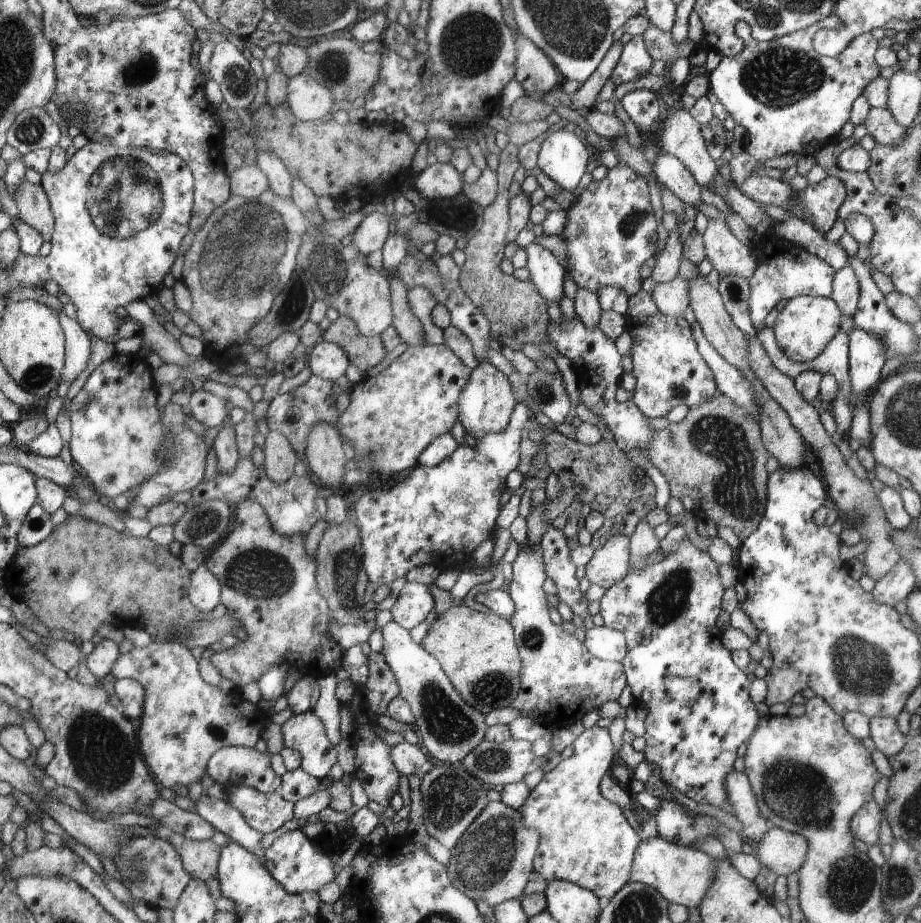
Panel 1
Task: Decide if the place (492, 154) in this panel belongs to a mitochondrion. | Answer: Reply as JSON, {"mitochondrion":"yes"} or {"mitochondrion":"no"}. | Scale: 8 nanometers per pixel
{"mitochondrion":"no"}

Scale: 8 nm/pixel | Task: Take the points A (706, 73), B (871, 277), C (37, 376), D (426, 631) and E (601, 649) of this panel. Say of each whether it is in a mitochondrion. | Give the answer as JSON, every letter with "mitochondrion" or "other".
{"A":"other","B":"other","C":"mitochondrion","D":"other","E":"other"}

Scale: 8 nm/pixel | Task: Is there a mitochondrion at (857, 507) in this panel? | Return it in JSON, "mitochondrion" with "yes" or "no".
{"mitochondrion":"yes"}

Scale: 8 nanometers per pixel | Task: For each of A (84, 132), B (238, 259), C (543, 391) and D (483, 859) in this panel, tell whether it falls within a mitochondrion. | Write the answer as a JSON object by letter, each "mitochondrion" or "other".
{"A":"other","B":"mitochondrion","C":"mitochondrion","D":"mitochondrion"}

